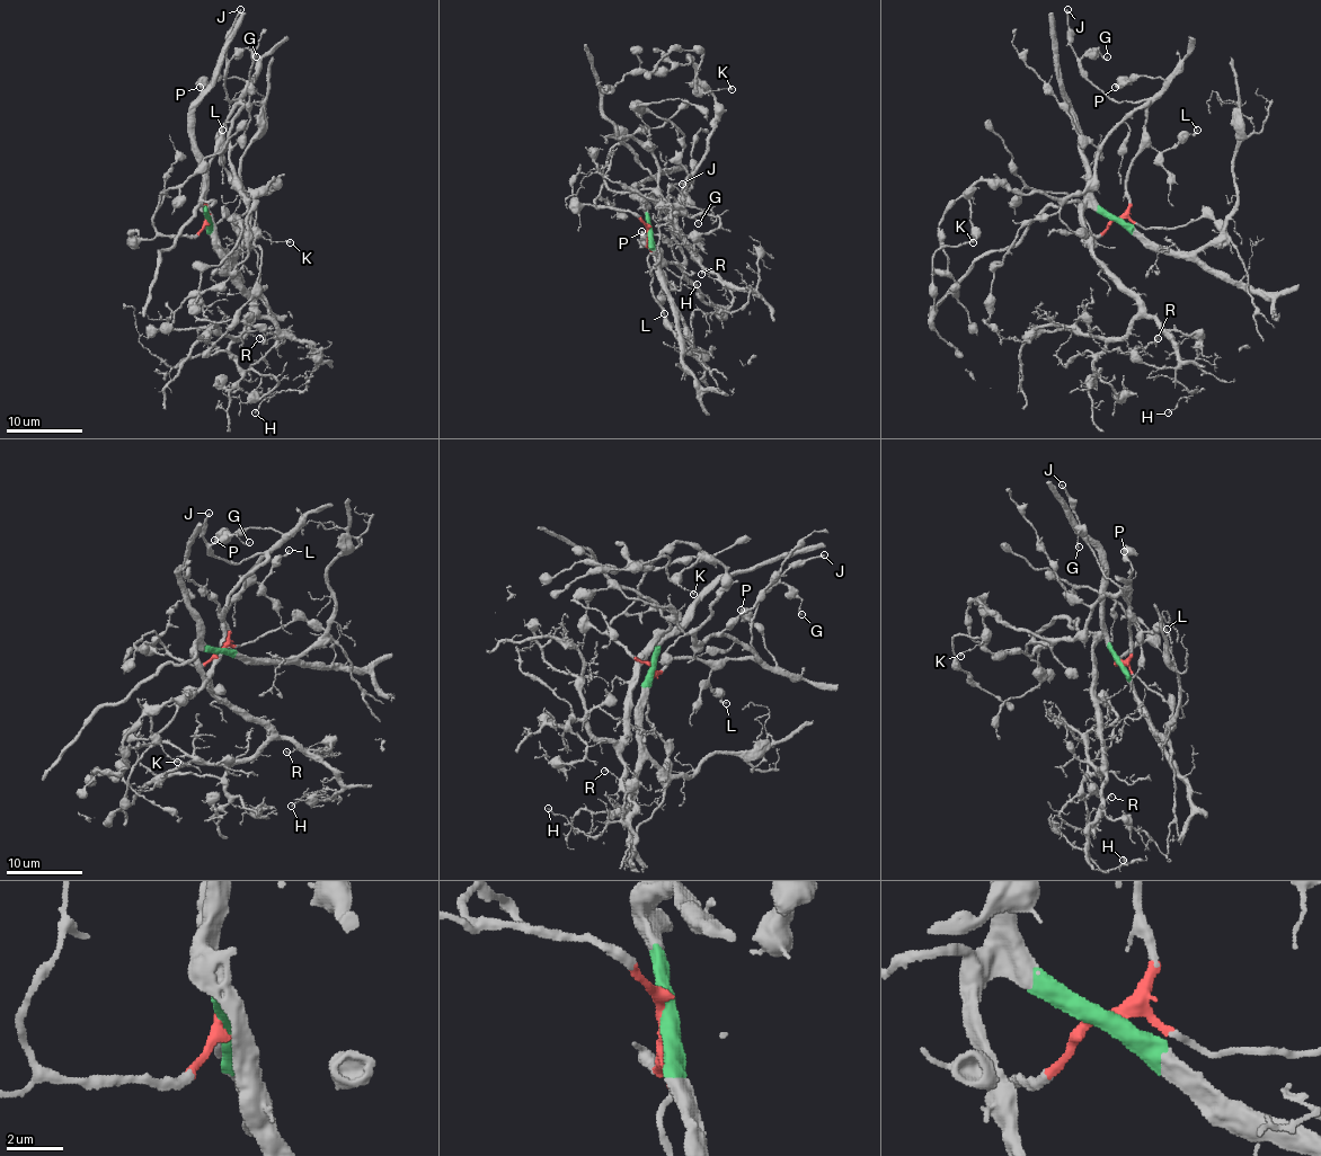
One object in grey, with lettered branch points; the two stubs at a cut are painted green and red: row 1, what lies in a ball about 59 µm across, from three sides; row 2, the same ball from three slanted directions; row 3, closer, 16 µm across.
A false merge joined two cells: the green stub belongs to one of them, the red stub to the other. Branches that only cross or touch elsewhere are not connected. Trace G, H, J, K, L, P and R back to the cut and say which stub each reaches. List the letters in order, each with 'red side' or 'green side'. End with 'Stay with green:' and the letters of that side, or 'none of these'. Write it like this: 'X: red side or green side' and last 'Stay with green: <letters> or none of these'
G: red side
H: green side
J: red side
K: red side
L: red side
P: red side
R: green side
Stay with green: H, R

